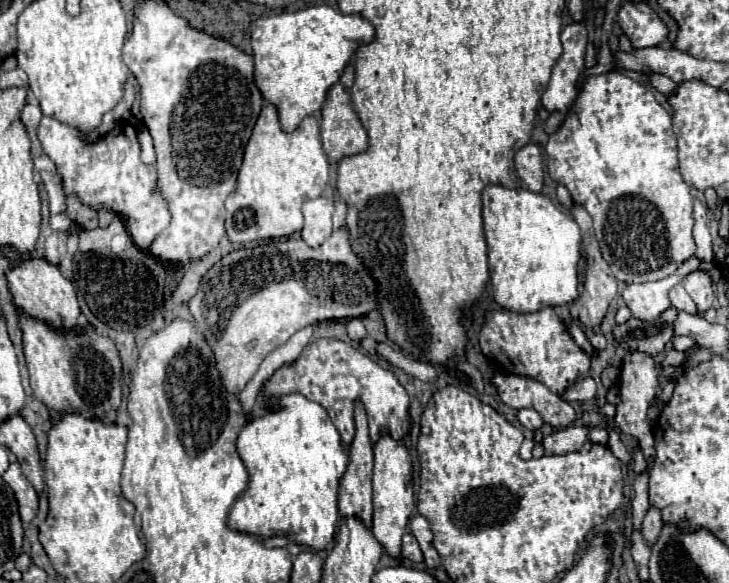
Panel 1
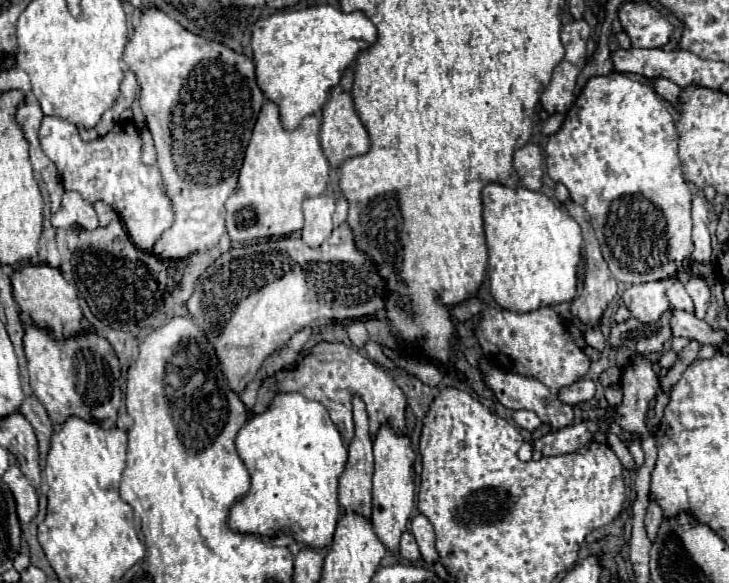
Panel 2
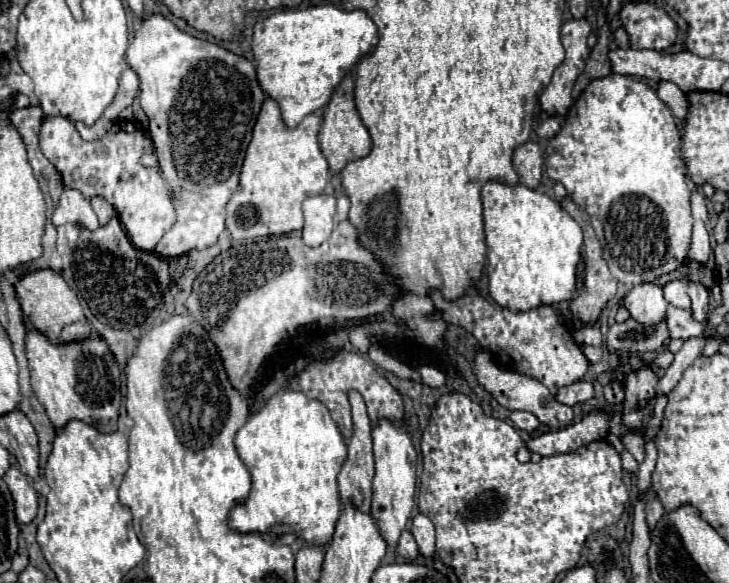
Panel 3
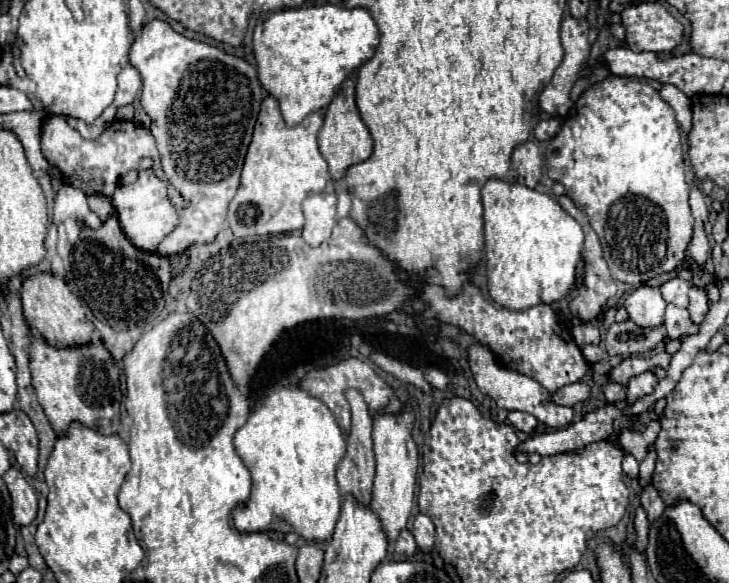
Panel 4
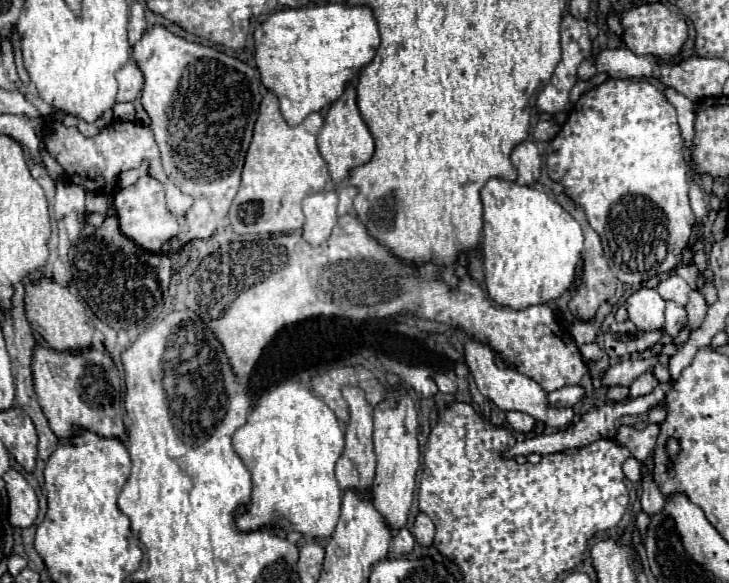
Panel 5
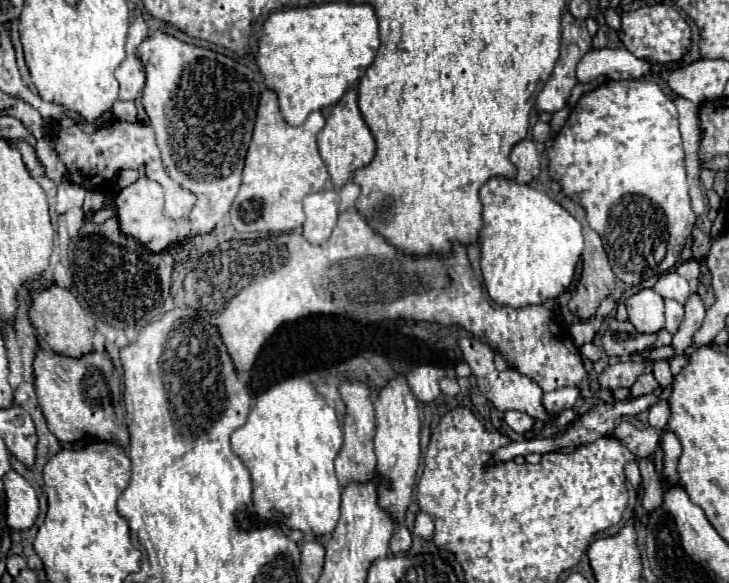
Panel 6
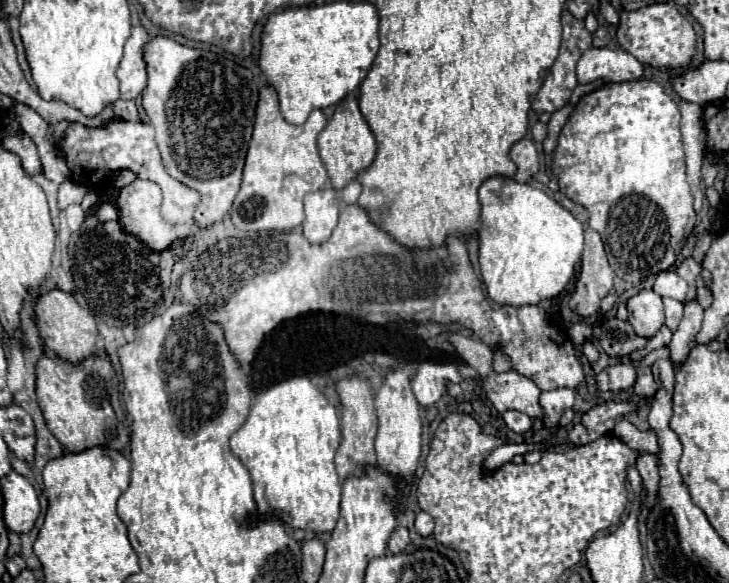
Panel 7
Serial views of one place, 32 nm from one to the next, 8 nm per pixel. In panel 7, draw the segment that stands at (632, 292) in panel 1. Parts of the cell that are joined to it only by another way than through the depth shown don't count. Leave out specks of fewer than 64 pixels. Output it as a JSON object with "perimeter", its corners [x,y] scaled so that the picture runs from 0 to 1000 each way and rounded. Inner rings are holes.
{"perimeter":[[[881,497],[861,515],[861,539],[861,552],[867,556],[870,569],[881,580],[894,580],[911,556],[908,511],[894,497]]]}

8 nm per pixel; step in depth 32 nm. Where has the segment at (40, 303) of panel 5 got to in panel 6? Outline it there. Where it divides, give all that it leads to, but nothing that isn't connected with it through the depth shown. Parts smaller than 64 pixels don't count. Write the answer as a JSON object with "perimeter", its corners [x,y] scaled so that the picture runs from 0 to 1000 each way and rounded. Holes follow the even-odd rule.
{"perimeter":[[[71,491],[66,497],[44,501],[44,532],[41,549],[47,552],[47,563],[52,566],[55,583],[69,593],[77,607],[96,611],[96,614],[112,614],[115,607],[129,604],[129,573],[132,556],[121,542],[121,535],[107,521],[102,504],[96,497],[88,497],[82,491]]]}

